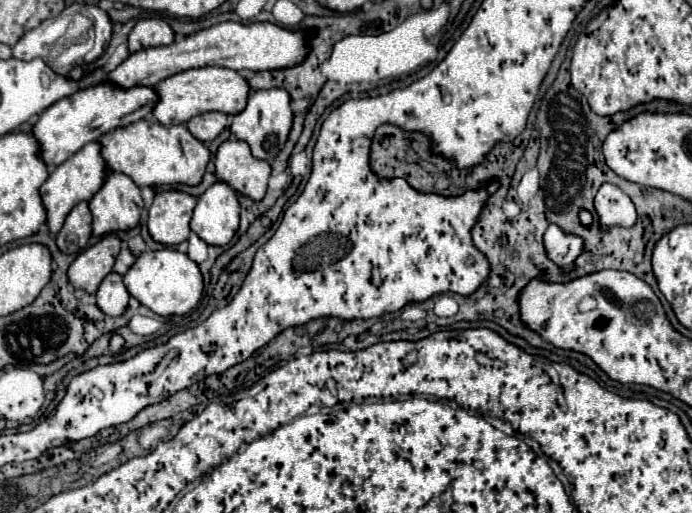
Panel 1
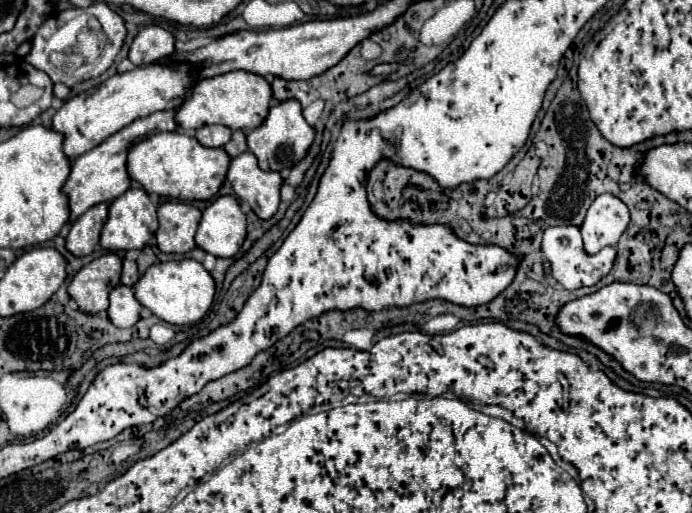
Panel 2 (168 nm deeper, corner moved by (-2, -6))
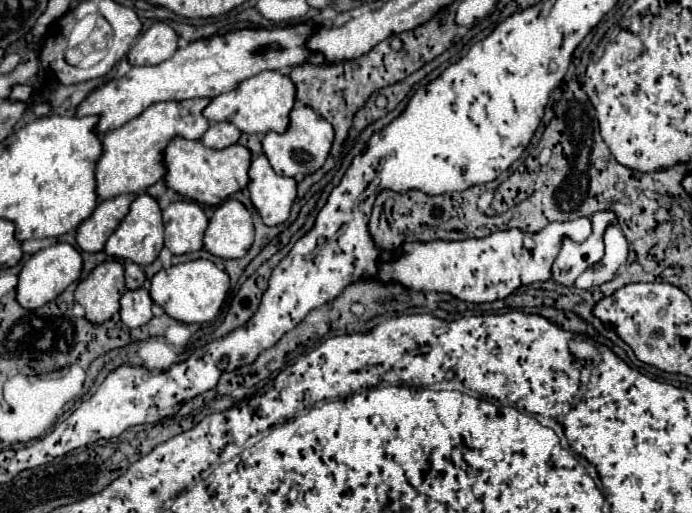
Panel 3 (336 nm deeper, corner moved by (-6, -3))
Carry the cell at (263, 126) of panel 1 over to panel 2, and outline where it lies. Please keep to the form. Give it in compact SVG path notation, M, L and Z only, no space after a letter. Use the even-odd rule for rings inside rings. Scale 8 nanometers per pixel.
M296 99L270 105L270 111L268 111L264 123L246 135L248 149L256 155L258 165L264 171L286 171L286 169L290 169L294 163L298 163L306 155L308 147L312 145L312 139L314 139L314 129L304 121L302 107Z

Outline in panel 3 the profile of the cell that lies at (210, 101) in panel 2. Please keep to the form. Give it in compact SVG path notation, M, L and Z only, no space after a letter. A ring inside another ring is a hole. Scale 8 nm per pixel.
M266 70L240 82L236 90L212 98L212 102L204 110L204 116L210 122L232 122L234 126L238 126L240 132L246 134L268 134L268 132L284 134L290 122L294 102L296 102L294 82L280 72Z

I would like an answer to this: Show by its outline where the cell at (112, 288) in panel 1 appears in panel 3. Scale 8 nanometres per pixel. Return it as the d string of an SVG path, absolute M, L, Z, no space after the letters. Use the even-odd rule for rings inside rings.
M128 290L120 300L120 320L128 328L140 328L152 318L152 298L148 290Z

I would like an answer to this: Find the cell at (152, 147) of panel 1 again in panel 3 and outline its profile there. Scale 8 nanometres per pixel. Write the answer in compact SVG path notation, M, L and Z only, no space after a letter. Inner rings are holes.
M174 138L164 152L164 164L168 168L164 180L166 180L168 188L176 190L178 194L182 194L198 204L220 206L232 194L236 194L248 186L250 162L252 162L252 152L240 144L228 146L224 150L212 150L212 148L206 148L198 140Z

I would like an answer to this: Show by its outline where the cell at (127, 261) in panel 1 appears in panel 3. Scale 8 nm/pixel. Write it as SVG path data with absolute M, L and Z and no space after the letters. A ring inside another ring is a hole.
M124 262L124 270L126 270L126 288L128 290L136 290L136 288L142 288L144 286L144 272L138 264L134 262Z

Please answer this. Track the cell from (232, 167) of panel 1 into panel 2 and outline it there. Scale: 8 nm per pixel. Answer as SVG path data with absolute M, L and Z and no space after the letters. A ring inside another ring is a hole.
M244 151L244 153L240 153L238 157L234 157L234 159L230 161L226 179L232 183L232 189L236 191L236 195L238 195L242 201L246 201L260 219L270 219L270 217L276 213L278 203L280 203L282 177L280 177L280 173L276 173L276 171L262 171L262 169L258 167L258 163L256 163L254 153Z

